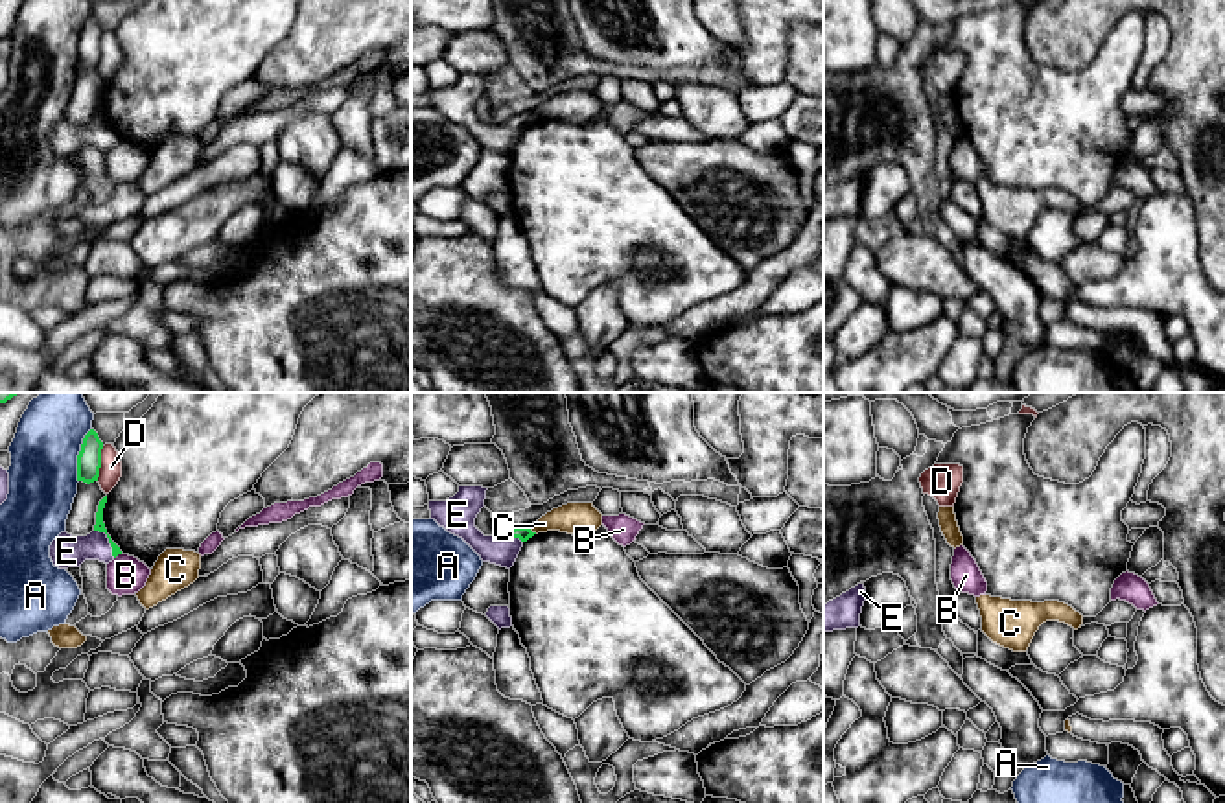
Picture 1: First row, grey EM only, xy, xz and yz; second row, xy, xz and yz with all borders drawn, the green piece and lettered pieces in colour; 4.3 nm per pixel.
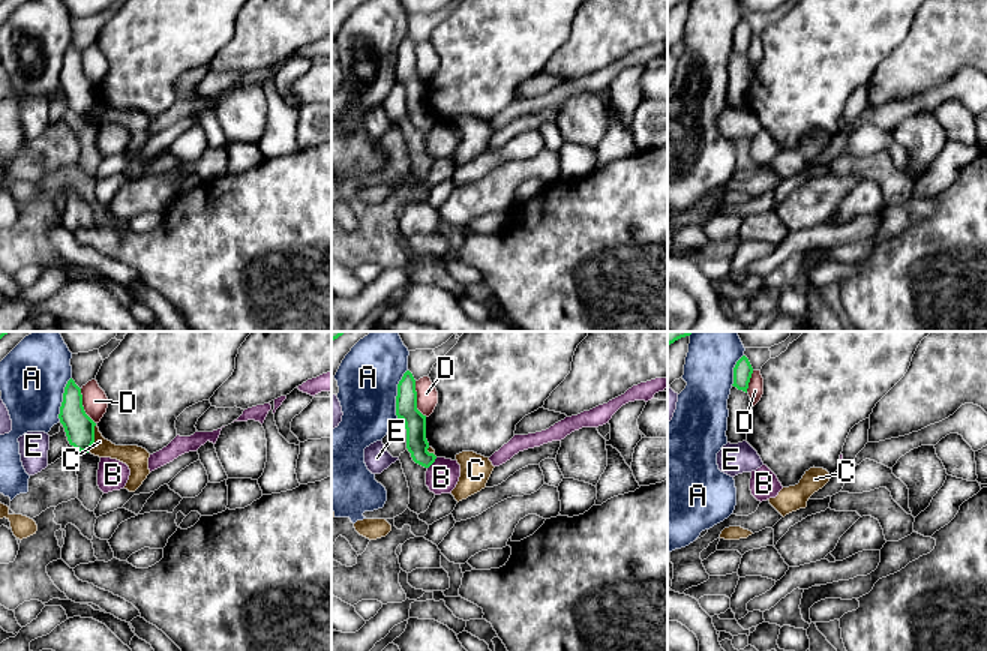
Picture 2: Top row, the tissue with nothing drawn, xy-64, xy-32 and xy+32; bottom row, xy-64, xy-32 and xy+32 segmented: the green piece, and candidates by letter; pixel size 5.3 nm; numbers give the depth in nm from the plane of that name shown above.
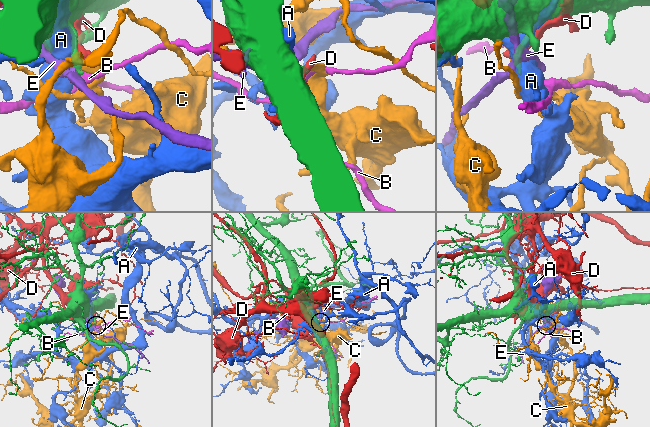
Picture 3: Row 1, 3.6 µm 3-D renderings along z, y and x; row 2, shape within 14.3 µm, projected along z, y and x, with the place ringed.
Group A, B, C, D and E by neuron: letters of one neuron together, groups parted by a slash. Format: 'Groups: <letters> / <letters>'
Groups: A / B / C / D / E

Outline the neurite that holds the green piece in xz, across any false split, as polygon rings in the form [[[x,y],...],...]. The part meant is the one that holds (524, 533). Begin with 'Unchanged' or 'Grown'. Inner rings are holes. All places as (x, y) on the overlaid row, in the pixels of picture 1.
Grown. [[[459,486],[453,497],[429,501],[431,519],[462,538],[483,562],[510,569],[523,543],[536,532],[529,527],[514,527],[507,536],[484,536],[475,527],[475,518],[484,507],[486,490],[483,486]]]

